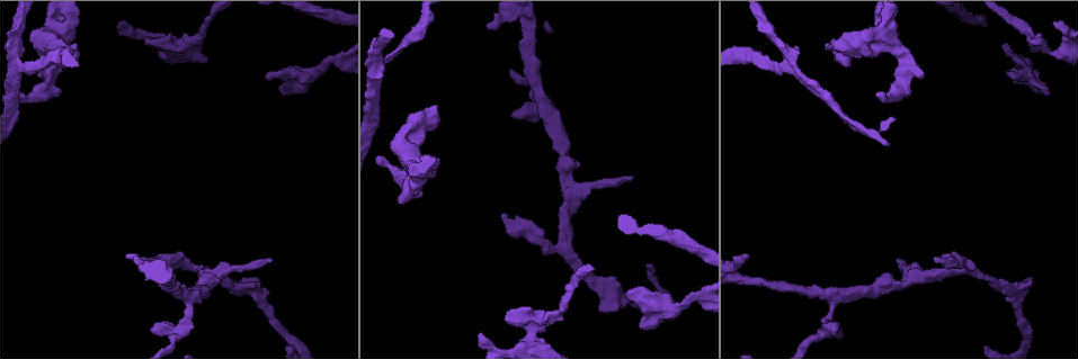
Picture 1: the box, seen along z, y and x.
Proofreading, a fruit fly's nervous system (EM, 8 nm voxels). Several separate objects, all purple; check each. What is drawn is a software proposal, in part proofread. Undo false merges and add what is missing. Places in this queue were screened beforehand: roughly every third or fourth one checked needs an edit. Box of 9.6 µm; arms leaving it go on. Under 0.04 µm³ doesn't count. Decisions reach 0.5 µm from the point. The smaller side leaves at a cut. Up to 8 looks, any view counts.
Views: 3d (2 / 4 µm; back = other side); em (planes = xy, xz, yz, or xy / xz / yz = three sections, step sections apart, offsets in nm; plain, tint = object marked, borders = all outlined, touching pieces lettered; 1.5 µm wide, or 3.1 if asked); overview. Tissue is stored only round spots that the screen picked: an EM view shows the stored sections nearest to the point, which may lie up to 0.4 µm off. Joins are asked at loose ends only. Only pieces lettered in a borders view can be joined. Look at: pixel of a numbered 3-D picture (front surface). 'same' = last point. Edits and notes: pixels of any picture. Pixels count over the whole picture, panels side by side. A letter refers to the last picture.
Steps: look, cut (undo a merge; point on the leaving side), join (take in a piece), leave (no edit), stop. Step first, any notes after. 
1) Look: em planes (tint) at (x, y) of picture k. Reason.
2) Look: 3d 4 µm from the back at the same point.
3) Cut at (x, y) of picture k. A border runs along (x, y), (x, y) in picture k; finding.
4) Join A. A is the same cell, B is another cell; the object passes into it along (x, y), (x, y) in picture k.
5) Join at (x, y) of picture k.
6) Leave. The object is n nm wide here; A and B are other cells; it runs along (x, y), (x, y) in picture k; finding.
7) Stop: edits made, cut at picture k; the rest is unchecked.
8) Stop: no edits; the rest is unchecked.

Look: em planes (borders) at (120, 21) of picture 1.

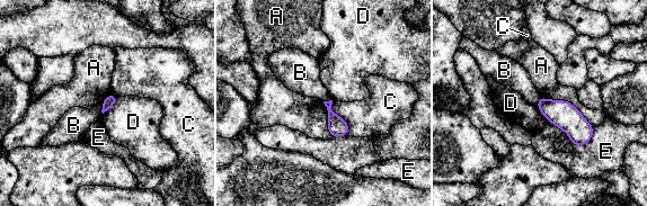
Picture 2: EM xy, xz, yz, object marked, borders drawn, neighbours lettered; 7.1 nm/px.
Leave. A, B, C, D and E are other cells; a border runs along (103, 102), (102, 113) in picture 2; none of them fits.

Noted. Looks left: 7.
Look: 3d 4 µm from the back at (74, 45) of picture 1. An open end.

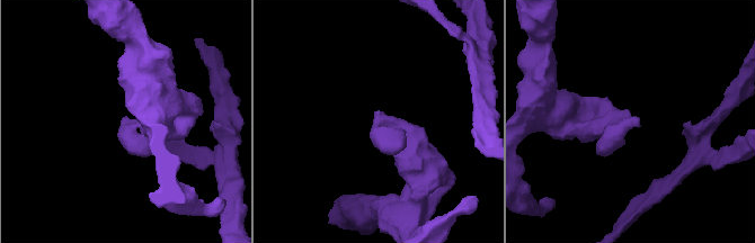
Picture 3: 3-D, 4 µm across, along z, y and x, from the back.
Look: em planes (borders) at (128, 122) of picture 3.

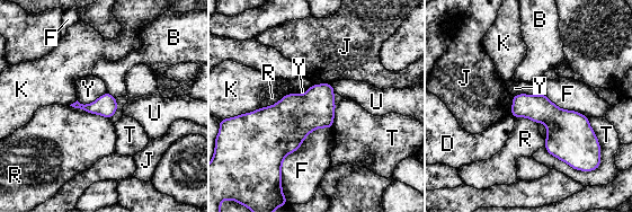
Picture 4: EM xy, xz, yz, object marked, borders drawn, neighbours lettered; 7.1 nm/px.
Leave. The object is 160 nm wide here; B, D, F, J, K, R, T, U and Y are other cells; a border runs along (543, 93), (513, 96) in picture 4; no lettered piece goes on from it.

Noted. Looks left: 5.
Look: 3d 2 µm at (838, 328) of picture 1. Branch stops here.

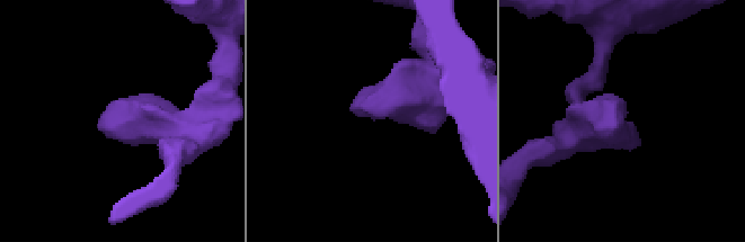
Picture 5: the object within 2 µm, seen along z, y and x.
Look: em planes (borders) at (615, 118) of picture 5. Now the EM.

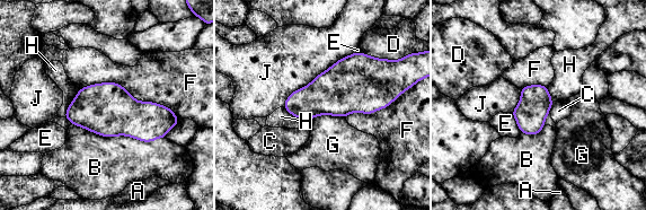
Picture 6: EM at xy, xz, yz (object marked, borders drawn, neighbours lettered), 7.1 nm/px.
Leave. The object is 220 nm wide here; A, B, C, D, E, F, G, H and J are other cells; no lettered piece goes on from it.

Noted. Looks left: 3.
Stop: no edits; the rest is unchecked.

